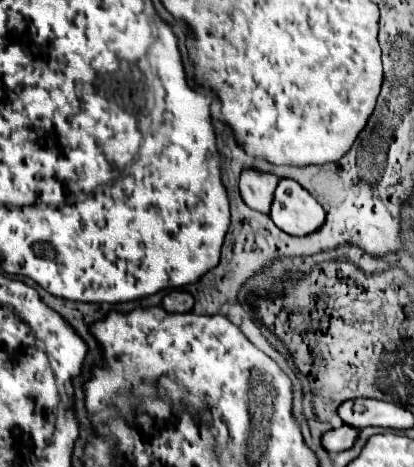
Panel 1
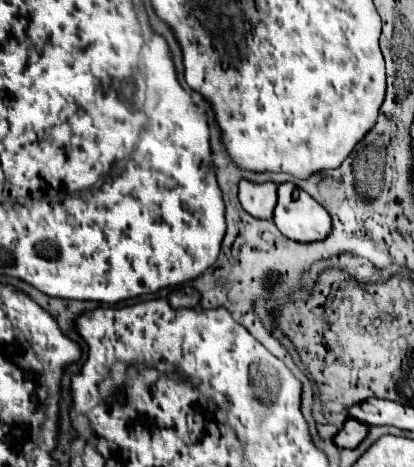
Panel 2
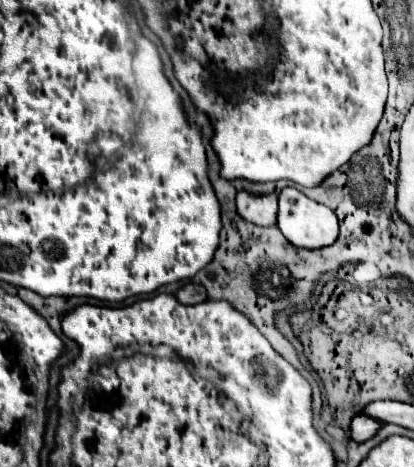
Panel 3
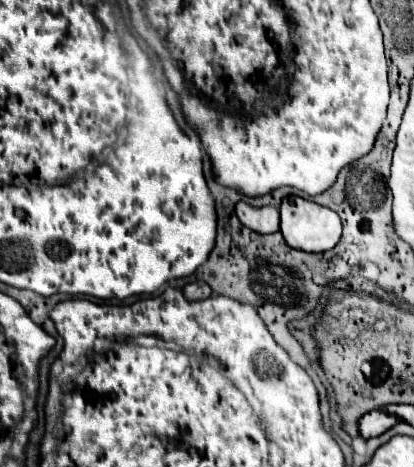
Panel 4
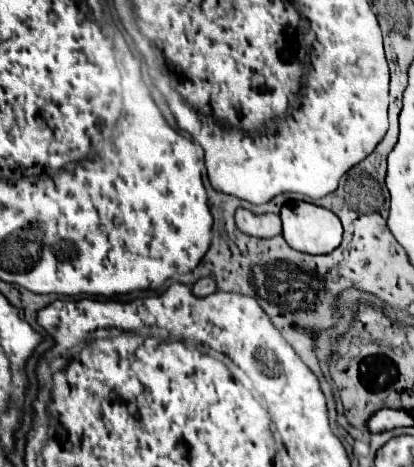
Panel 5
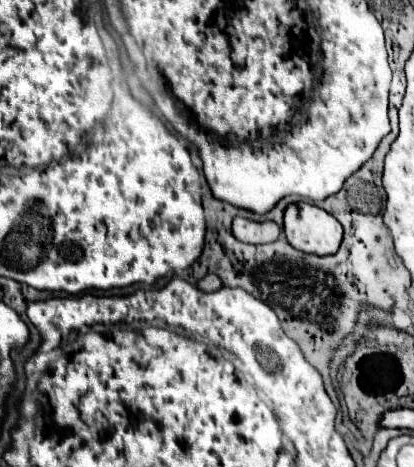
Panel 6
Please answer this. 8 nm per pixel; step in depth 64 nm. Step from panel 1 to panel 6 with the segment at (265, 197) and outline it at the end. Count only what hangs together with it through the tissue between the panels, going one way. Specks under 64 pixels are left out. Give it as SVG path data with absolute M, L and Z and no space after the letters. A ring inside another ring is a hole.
M236 216L234 224L232 224L232 232L242 242L266 244L266 242L272 242L272 240L276 240L280 236L280 226L276 222L272 222L272 220L254 222L250 218Z

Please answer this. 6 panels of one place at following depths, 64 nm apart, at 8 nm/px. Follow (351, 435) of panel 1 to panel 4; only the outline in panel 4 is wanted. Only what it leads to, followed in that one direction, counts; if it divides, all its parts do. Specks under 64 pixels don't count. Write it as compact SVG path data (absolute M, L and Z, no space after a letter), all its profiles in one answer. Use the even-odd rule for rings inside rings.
M372 410L368 414L364 414L358 422L358 432L364 440L368 438L374 438L374 436L380 436L384 434L388 428L392 428L396 424L396 416L388 416L386 412L378 412L378 410Z

